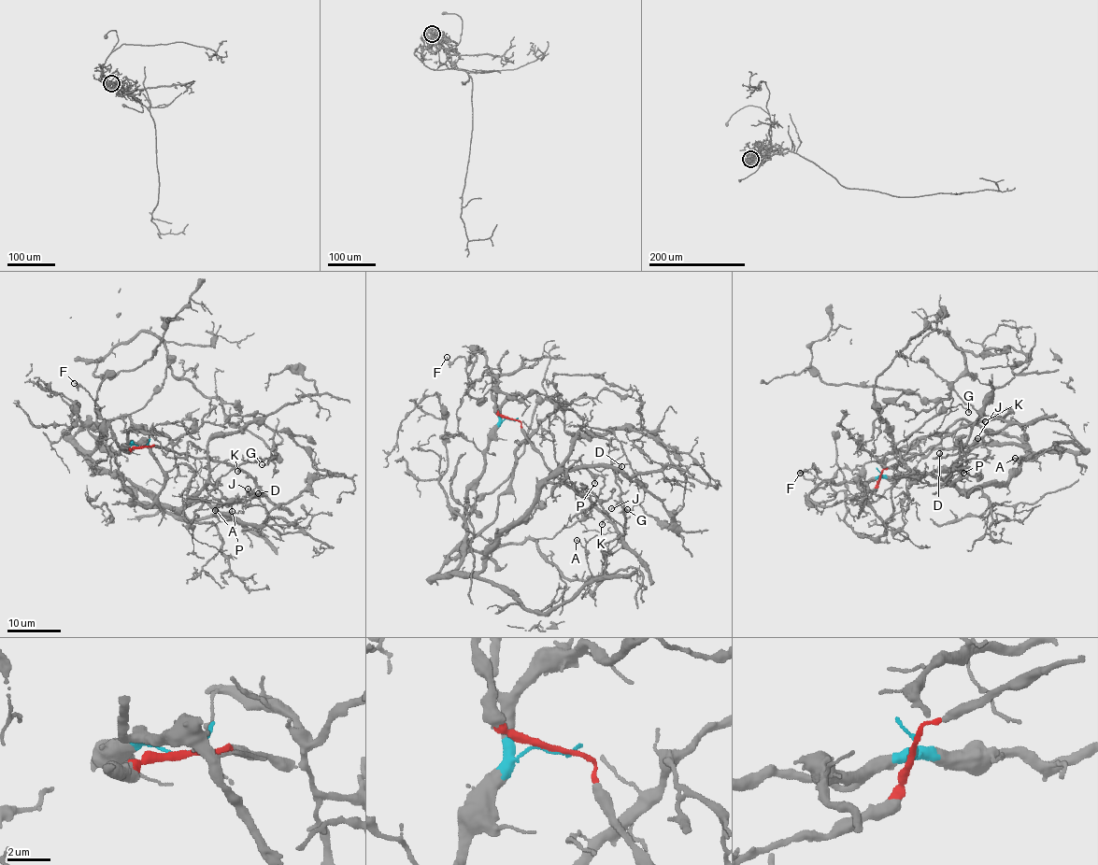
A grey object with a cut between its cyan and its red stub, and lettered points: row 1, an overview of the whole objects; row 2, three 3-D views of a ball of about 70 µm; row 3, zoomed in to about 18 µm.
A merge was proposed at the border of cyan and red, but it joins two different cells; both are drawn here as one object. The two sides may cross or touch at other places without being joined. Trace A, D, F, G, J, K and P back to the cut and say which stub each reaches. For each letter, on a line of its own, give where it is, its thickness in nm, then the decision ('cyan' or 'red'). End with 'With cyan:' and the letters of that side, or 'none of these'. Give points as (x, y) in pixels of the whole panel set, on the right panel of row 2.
A: at (1015, 458); 150 nm thick; cyan
D: at (939, 453); 180 nm thick; red
F: at (800, 473); 120 nm thick; red
G: at (968, 412); 150 nm thick; cyan
J: at (977, 438); 130 nm thick; red
K: at (985, 421); 200 nm thick; red
P: at (963, 473); 130 nm thick; cyan
With cyan: A, G, P

